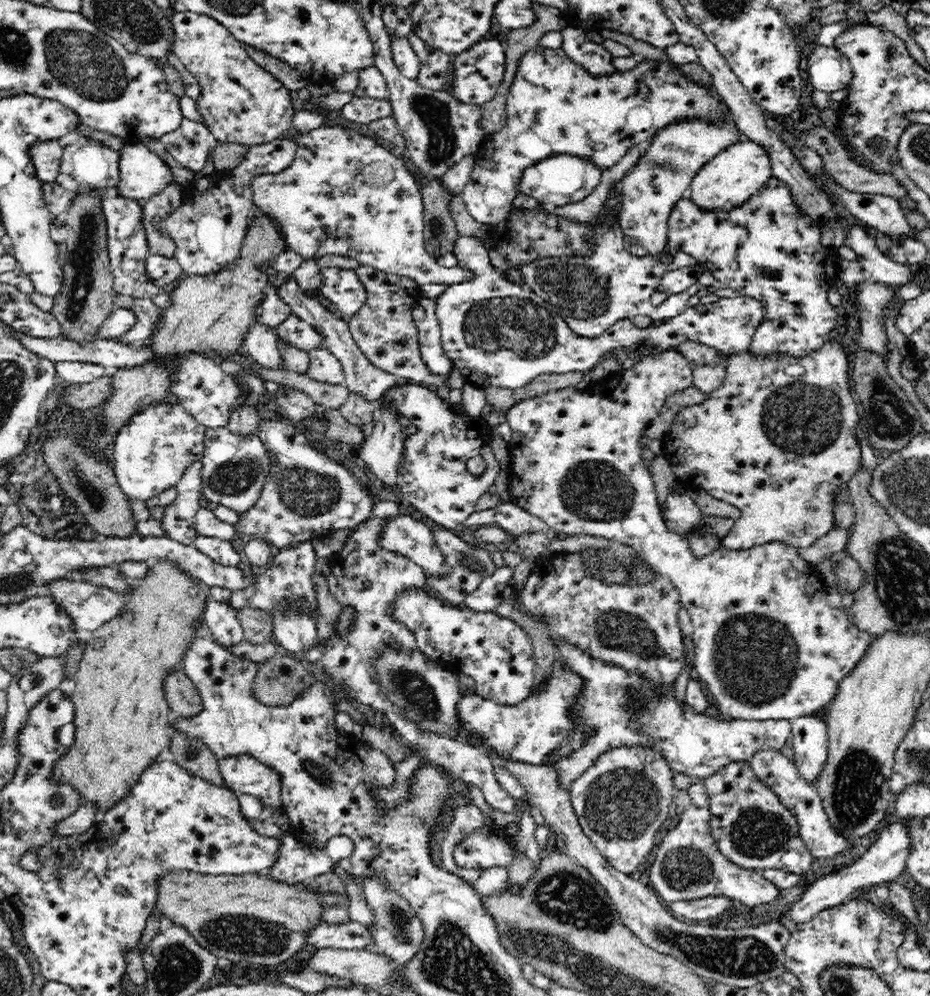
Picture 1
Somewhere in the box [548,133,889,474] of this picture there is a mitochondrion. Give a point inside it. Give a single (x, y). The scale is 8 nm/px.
(800, 416)

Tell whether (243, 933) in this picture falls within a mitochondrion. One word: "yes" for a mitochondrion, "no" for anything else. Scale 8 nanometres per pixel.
yes

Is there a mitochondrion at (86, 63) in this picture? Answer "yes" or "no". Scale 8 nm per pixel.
yes

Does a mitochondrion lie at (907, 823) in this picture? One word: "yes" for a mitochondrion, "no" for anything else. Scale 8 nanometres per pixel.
no

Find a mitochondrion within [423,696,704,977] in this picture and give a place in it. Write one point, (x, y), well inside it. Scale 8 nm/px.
(623, 804)

